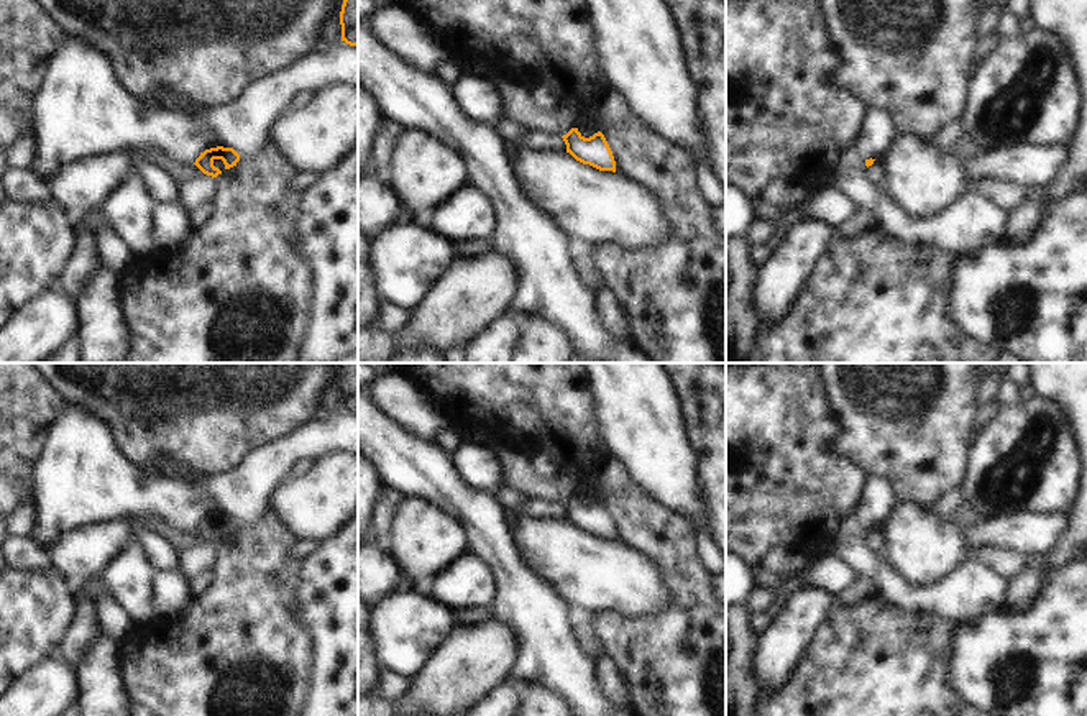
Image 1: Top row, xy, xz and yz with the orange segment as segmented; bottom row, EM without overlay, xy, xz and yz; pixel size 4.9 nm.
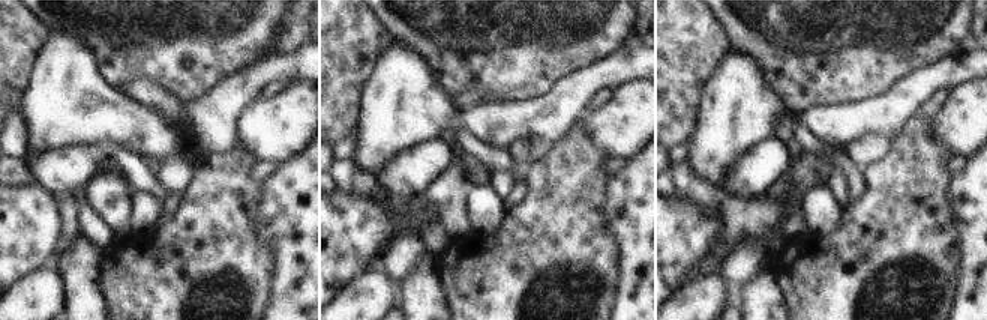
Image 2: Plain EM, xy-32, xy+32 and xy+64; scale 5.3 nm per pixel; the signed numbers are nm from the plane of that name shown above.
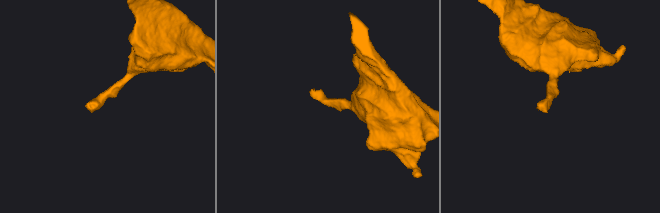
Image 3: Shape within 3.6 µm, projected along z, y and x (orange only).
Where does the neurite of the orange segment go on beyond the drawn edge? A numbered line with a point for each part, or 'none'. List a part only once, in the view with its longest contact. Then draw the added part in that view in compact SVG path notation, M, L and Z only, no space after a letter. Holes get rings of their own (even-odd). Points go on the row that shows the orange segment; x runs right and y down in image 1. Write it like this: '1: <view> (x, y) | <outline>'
none

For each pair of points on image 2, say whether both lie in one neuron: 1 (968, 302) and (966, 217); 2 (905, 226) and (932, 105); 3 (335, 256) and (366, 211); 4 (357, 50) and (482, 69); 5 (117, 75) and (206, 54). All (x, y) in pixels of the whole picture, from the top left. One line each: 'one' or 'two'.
1: one
2: two
3: one
4: two
5: one

